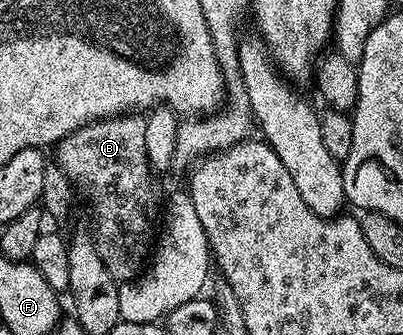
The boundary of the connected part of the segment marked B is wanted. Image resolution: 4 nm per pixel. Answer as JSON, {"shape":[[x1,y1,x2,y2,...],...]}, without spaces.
{"shape":[[139,114,114,115,110,119,97,119,72,131,55,144,54,162,72,182,77,192,84,194,92,209,90,234,95,239,97,253,102,264,117,281,131,281,145,270,154,250,154,240,158,235,158,220,162,215,162,195,156,184,157,172,153,170,146,153,146,125]]}

